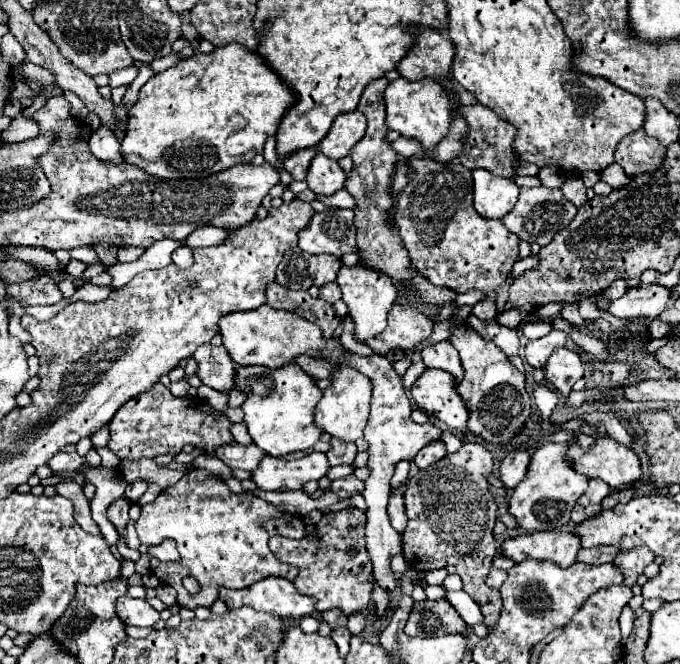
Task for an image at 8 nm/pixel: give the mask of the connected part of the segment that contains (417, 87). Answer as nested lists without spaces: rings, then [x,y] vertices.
[[[395,79],[389,83],[385,91],[385,103],[387,103],[387,119],[385,119],[387,129],[399,131],[407,139],[419,141],[425,153],[433,151],[437,143],[443,139],[443,135],[447,135],[449,131],[451,101],[435,79],[423,79],[415,83],[407,79]]]

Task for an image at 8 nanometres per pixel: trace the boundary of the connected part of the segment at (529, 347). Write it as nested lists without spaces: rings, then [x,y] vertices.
[[[551,331],[549,335],[541,337],[541,339],[533,339],[527,341],[525,345],[525,359],[531,367],[545,367],[547,359],[551,357],[551,353],[559,347],[567,345],[567,333],[563,331]]]

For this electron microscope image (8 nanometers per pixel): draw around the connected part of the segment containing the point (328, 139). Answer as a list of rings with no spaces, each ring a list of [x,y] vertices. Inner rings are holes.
[[[355,109],[355,111],[343,113],[333,121],[329,133],[319,143],[319,151],[323,155],[327,155],[329,159],[337,161],[337,159],[349,155],[351,147],[359,139],[363,139],[365,129],[367,129],[367,119],[361,111]]]

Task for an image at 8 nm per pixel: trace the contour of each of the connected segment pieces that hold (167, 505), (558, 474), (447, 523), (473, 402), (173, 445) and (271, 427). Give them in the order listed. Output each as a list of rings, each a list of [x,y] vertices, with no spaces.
[[[189,469],[179,483],[171,485],[169,489],[161,491],[155,501],[147,503],[141,507],[141,515],[135,523],[137,535],[143,545],[159,545],[165,539],[173,539],[179,547],[179,557],[183,565],[185,575],[193,575],[199,581],[199,591],[197,593],[187,593],[181,585],[173,585],[177,589],[177,603],[187,609],[197,609],[197,607],[211,607],[213,601],[219,599],[219,589],[229,587],[229,589],[243,589],[249,587],[265,577],[283,577],[293,581],[297,575],[297,567],[281,563],[271,549],[267,547],[267,541],[271,535],[283,535],[283,537],[293,537],[301,539],[305,537],[305,525],[303,519],[285,511],[279,511],[275,505],[265,503],[263,499],[251,495],[251,493],[233,493],[225,485],[223,479],[211,475],[205,469]]]
[[[545,443],[531,455],[529,471],[525,479],[513,489],[509,499],[509,513],[515,517],[517,527],[525,531],[553,531],[565,527],[571,521],[571,509],[577,499],[588,487],[589,479],[585,475],[575,473],[563,453],[571,443]]]
[[[463,443],[461,451],[453,455],[445,455],[435,467],[421,469],[413,479],[407,483],[405,491],[405,507],[407,507],[407,529],[403,533],[403,557],[415,571],[431,571],[431,569],[443,569],[447,565],[455,565],[457,575],[463,581],[463,591],[481,607],[483,623],[487,627],[495,627],[499,621],[501,611],[501,599],[499,591],[489,589],[485,585],[485,577],[491,569],[491,561],[497,555],[497,543],[493,537],[493,525],[497,521],[497,503],[493,495],[487,491],[487,475],[493,471],[493,457],[491,453],[479,445],[479,443]]]
[[[463,327],[455,329],[449,341],[459,351],[465,369],[465,379],[457,391],[469,409],[467,429],[485,441],[507,445],[517,431],[525,427],[531,415],[531,399],[525,391],[525,375],[513,367],[509,357],[493,341],[479,337],[475,331]]]
[[[155,383],[149,391],[139,393],[135,399],[129,399],[109,423],[111,439],[107,447],[119,457],[157,457],[157,455],[177,455],[183,445],[191,443],[197,449],[207,449],[207,455],[213,455],[217,447],[233,443],[233,435],[229,431],[231,421],[225,413],[215,411],[201,399],[179,399],[173,397],[171,391],[163,383]]]
[[[287,363],[279,369],[267,367],[239,367],[235,389],[243,389],[249,399],[243,403],[245,425],[253,443],[271,457],[285,457],[297,451],[309,451],[321,437],[321,429],[313,423],[315,405],[321,399],[321,389],[315,387],[313,377],[297,363]]]

